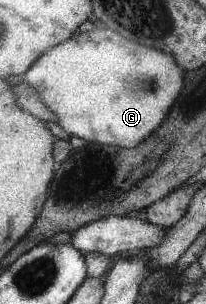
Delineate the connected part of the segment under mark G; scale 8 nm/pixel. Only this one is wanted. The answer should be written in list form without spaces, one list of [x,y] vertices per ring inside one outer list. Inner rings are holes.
[[[102,28],[72,36],[68,42],[48,50],[28,72],[26,80],[36,87],[44,104],[56,114],[56,123],[71,136],[85,140],[86,145],[114,145],[138,148],[168,116],[184,88],[182,66],[174,54],[150,48],[139,42],[124,40],[122,34]]]

